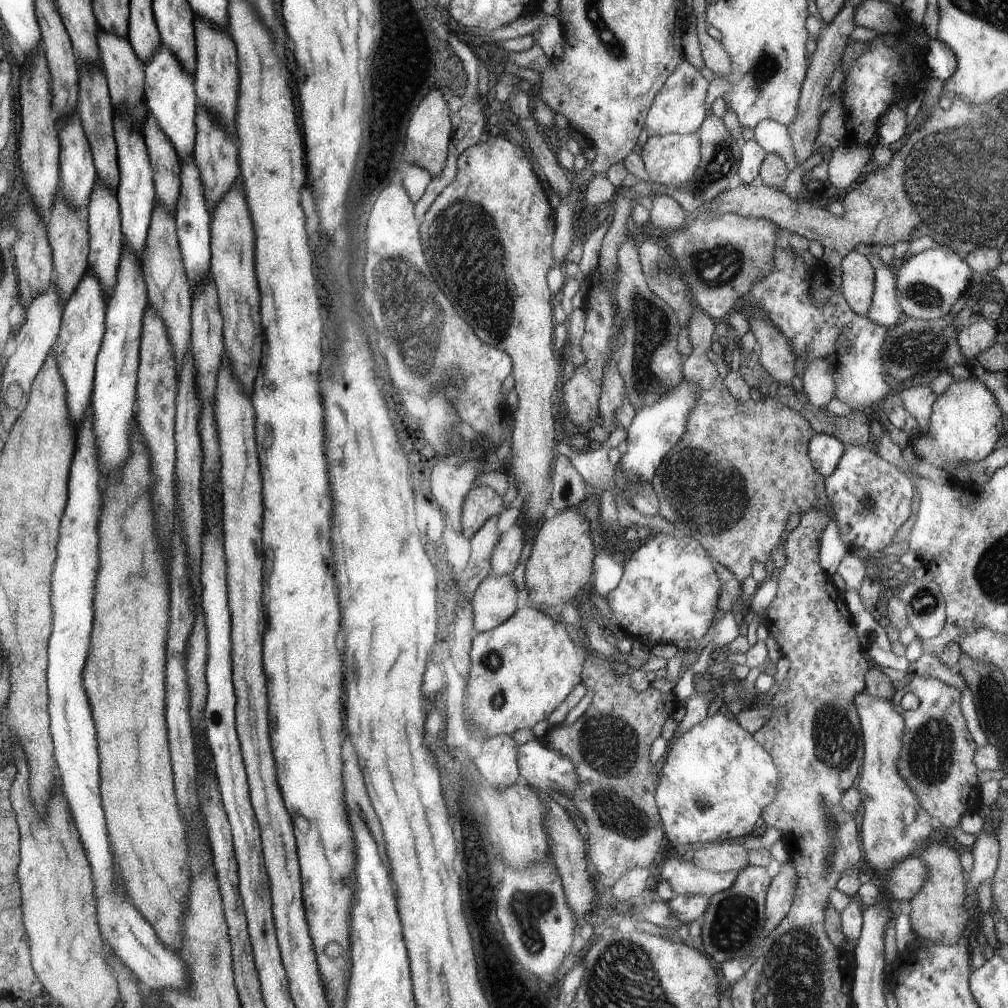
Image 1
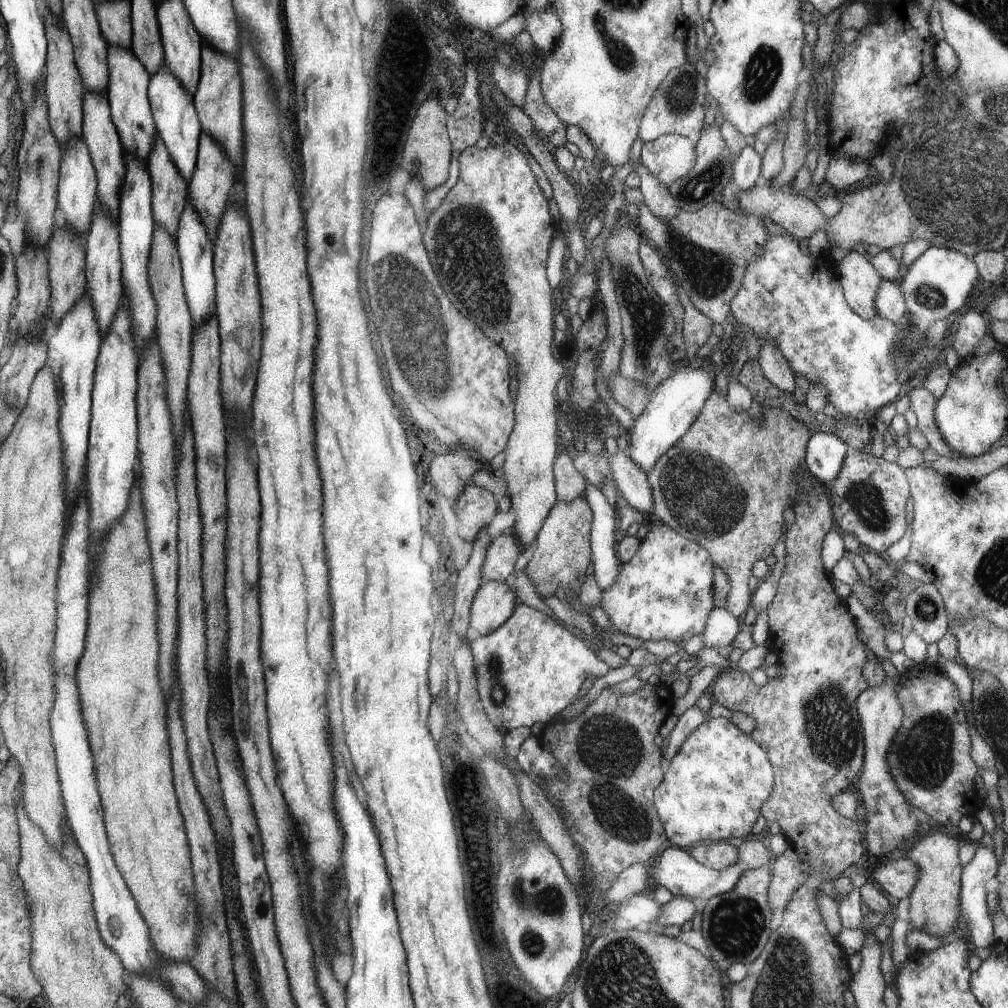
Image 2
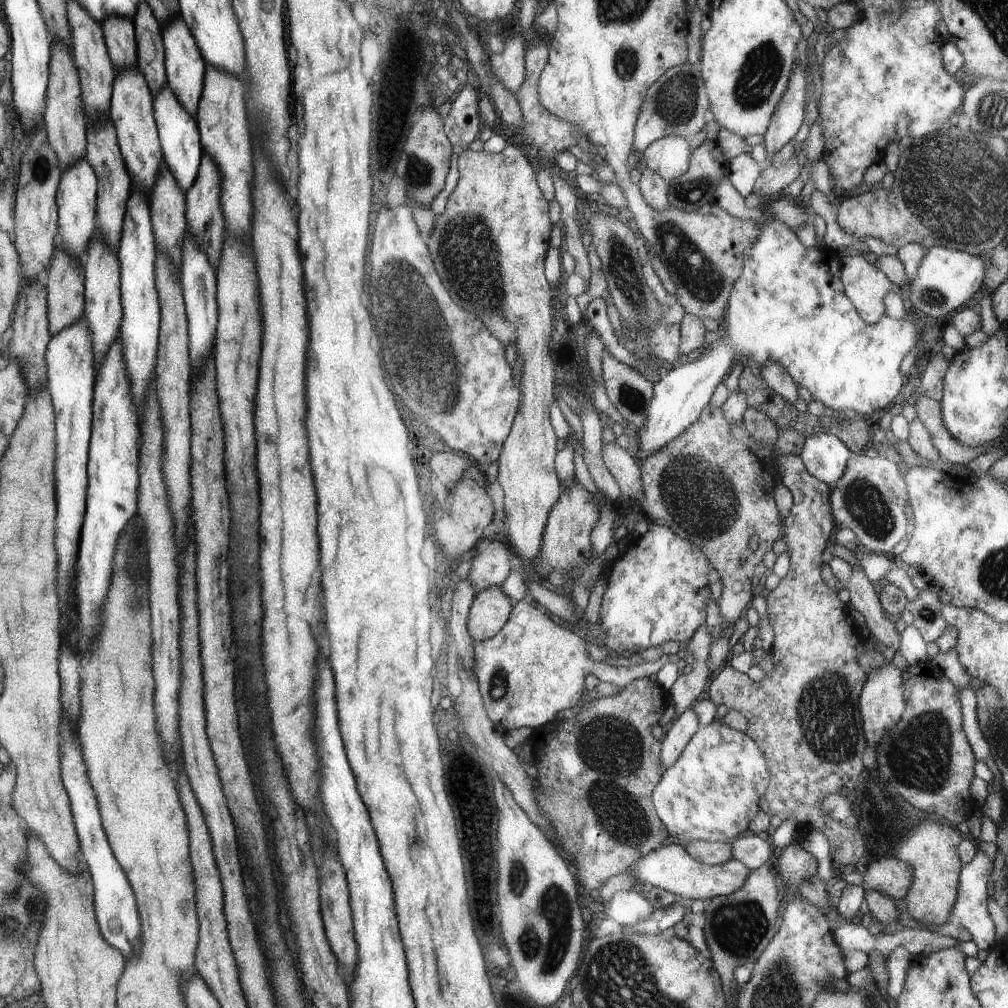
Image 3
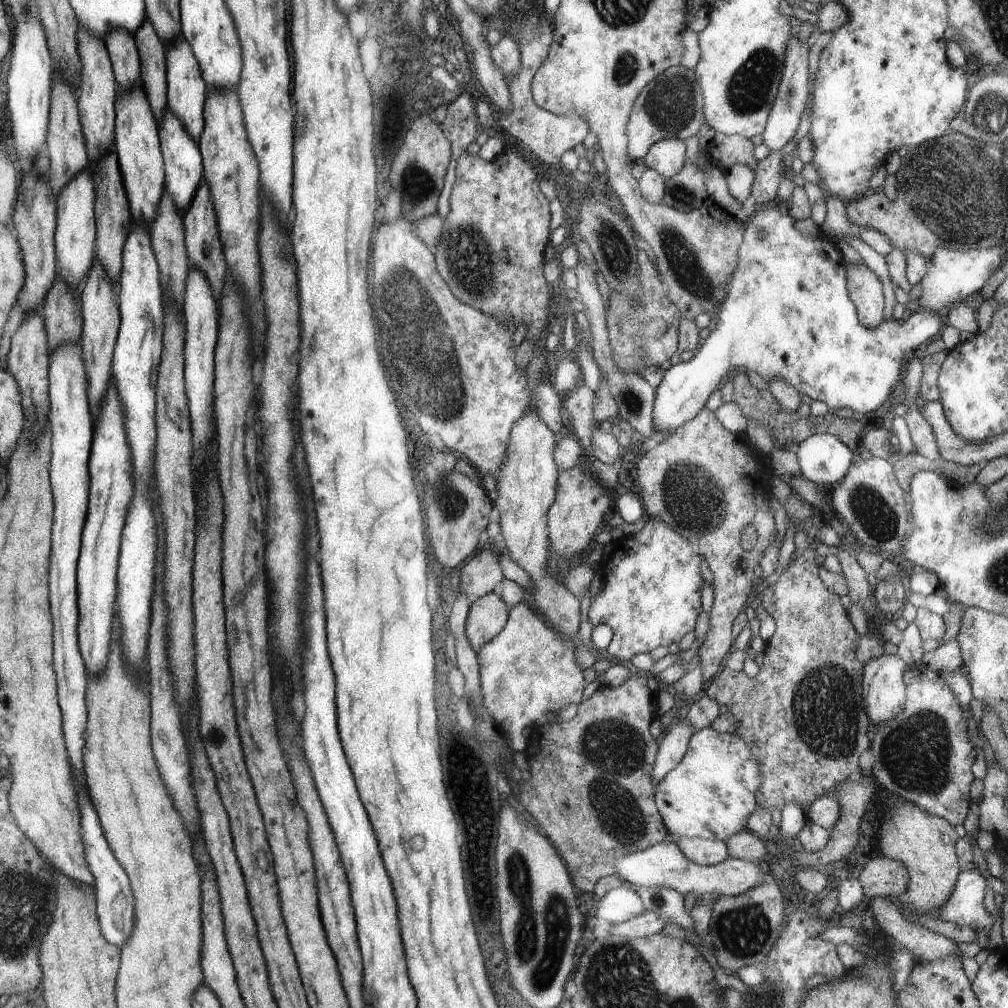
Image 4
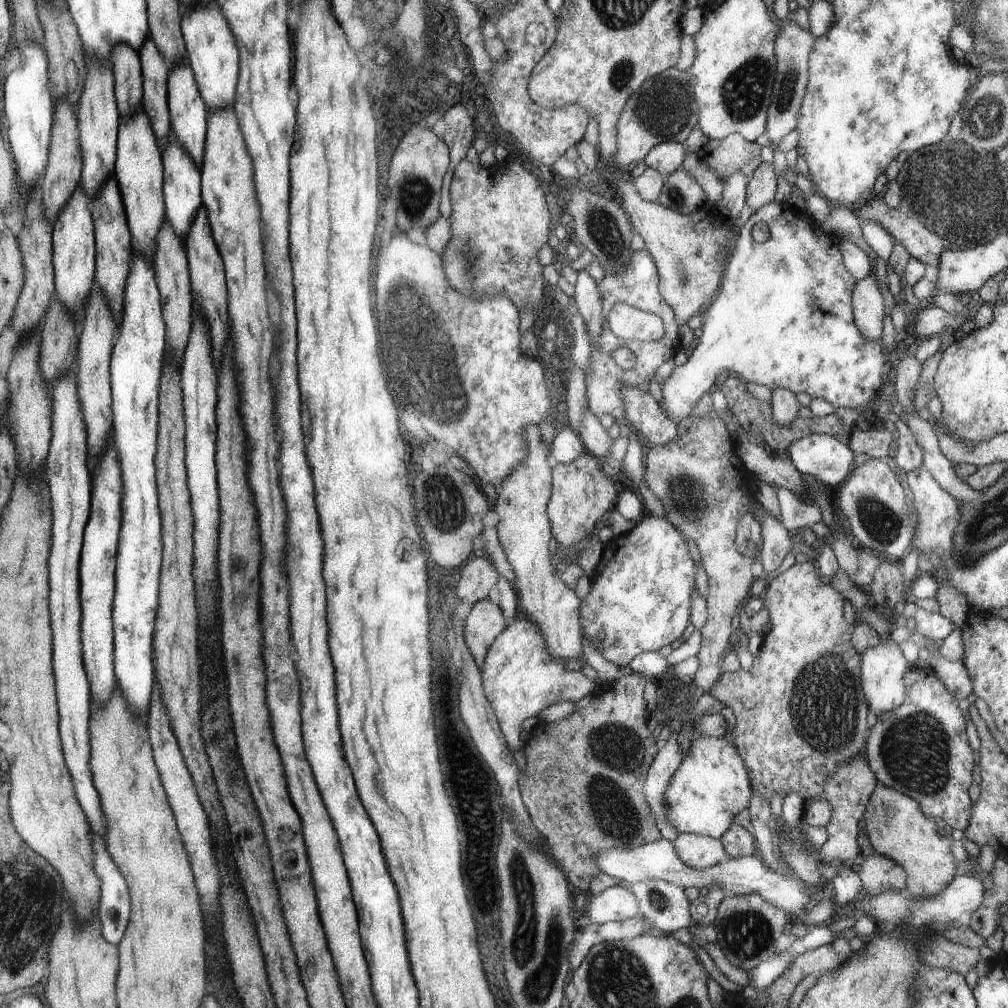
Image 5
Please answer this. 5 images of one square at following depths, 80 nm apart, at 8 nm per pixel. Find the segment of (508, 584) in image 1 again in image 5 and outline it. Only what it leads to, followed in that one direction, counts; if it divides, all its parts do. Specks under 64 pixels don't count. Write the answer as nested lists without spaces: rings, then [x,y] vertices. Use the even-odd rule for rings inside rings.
[[[489,597],[482,598],[472,604],[470,614],[465,620],[464,643],[476,665],[481,666],[490,644],[504,628],[503,614]]]

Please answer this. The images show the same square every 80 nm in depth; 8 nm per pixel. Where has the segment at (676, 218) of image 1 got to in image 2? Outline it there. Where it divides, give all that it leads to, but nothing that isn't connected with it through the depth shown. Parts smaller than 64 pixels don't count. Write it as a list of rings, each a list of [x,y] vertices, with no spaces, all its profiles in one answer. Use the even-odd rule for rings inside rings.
[[[639,160],[635,161],[630,167],[638,174],[638,188],[643,196],[643,202],[653,213],[653,216],[662,219],[673,218],[679,208],[669,194],[666,185],[659,182],[658,178],[655,178]]]

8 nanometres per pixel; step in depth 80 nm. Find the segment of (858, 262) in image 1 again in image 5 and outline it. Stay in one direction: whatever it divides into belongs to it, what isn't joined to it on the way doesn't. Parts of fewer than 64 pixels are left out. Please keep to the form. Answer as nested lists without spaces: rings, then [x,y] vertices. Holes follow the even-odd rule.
[[[870,275],[856,280],[854,288],[854,320],[858,332],[871,344],[881,339],[881,318],[885,314],[881,292]]]

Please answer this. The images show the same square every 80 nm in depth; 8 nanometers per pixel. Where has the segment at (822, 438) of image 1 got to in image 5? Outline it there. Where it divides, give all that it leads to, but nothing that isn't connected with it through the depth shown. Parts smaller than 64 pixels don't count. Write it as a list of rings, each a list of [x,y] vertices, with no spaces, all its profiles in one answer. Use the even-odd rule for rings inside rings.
[[[815,434],[793,440],[793,442],[787,444],[784,453],[791,460],[799,475],[813,476],[815,480],[825,484],[826,488],[834,487],[844,478],[847,479],[853,469],[853,452],[835,437],[827,435]]]

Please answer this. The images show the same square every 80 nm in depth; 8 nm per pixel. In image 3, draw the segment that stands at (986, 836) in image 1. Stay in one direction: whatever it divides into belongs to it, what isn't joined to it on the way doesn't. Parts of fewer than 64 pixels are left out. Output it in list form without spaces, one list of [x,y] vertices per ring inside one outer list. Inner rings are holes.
[[[976,852],[973,860],[962,869],[959,876],[959,887],[957,889],[957,899],[954,908],[951,908],[950,917],[947,922],[953,926],[962,926],[971,935],[971,941],[977,946],[978,950],[987,951],[995,944],[994,925],[987,912],[987,876],[991,875],[993,864],[987,860],[983,852]]]

